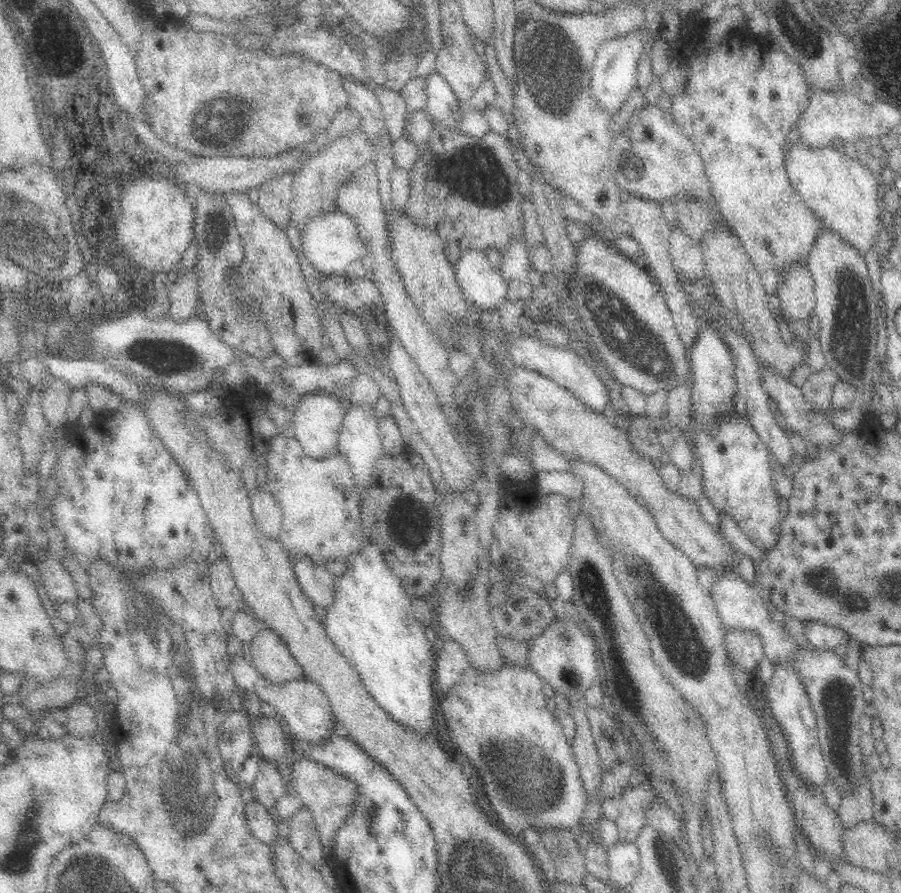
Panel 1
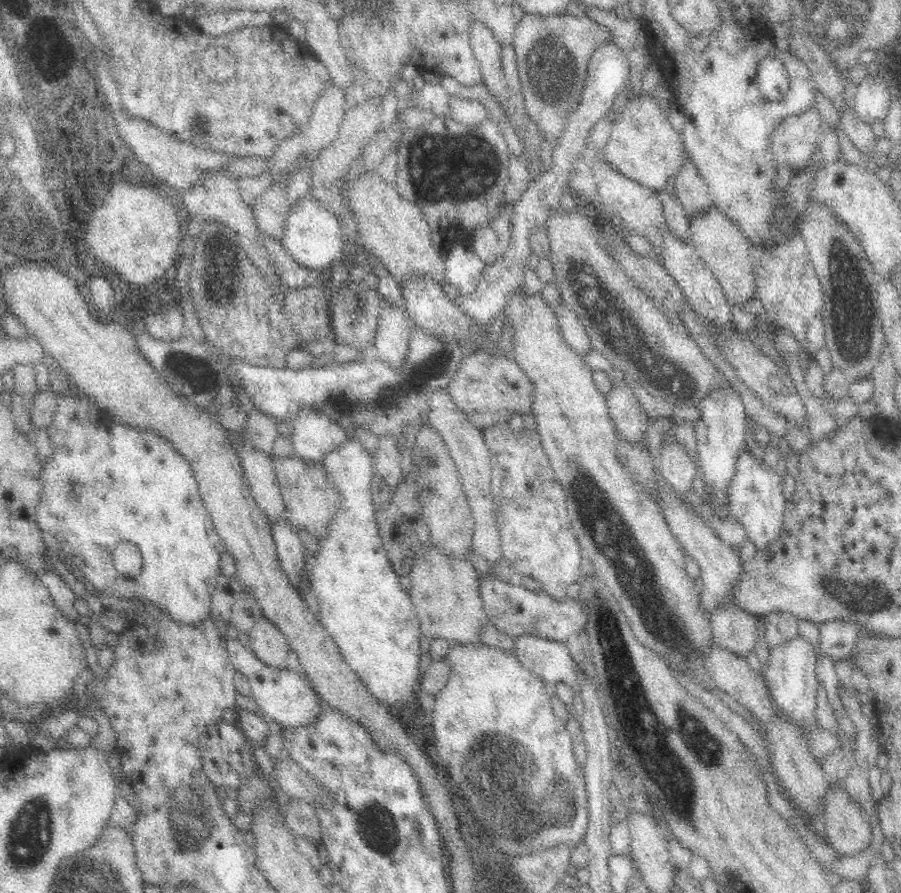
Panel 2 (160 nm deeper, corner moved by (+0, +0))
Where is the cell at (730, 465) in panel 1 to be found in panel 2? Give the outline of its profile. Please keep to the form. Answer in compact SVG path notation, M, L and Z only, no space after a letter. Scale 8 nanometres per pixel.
M742 448L737 462L737 474L729 488L729 515L736 517L743 525L747 540L751 540L759 551L769 547L784 532L784 514L786 514L785 494L782 490L781 472L772 471L764 463L758 463L756 457Z

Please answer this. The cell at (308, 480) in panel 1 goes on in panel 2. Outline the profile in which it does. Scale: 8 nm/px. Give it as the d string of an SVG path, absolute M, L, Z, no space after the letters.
M276 459L273 461L273 465L283 502L288 510L284 514L287 521L294 529L307 530L316 538L322 536L326 526L330 524L332 514L336 514L336 511L338 511L339 495L336 487L324 480L324 476L320 472L320 466L316 468L316 472L308 472L308 470L302 470L300 462L288 459Z

